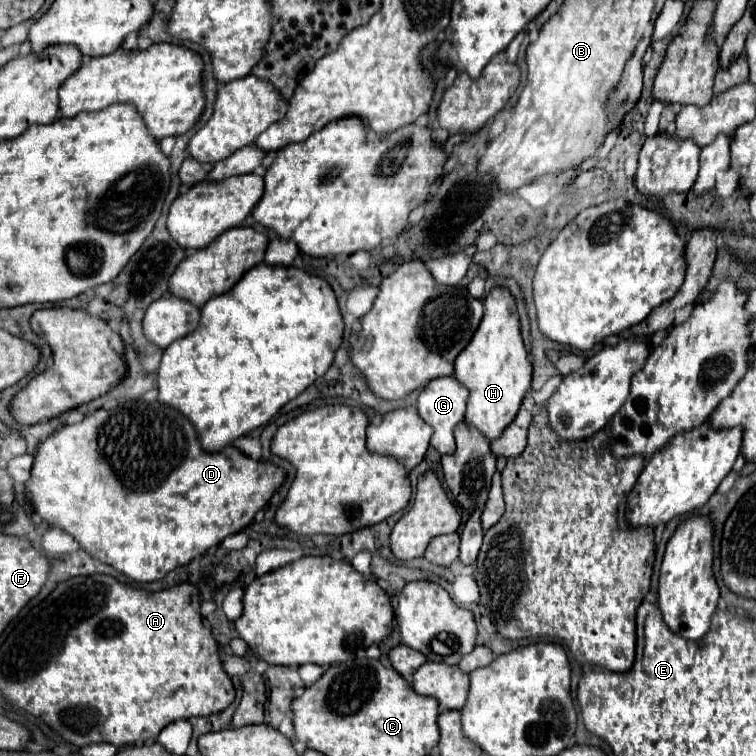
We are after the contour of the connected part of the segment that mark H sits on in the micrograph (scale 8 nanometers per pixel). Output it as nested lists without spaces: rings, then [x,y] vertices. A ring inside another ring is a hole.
[[[495,286],[485,298],[485,314],[475,336],[455,360],[455,378],[469,388],[465,420],[489,440],[497,438],[513,422],[527,390],[531,388],[531,370],[515,298],[507,288]]]

